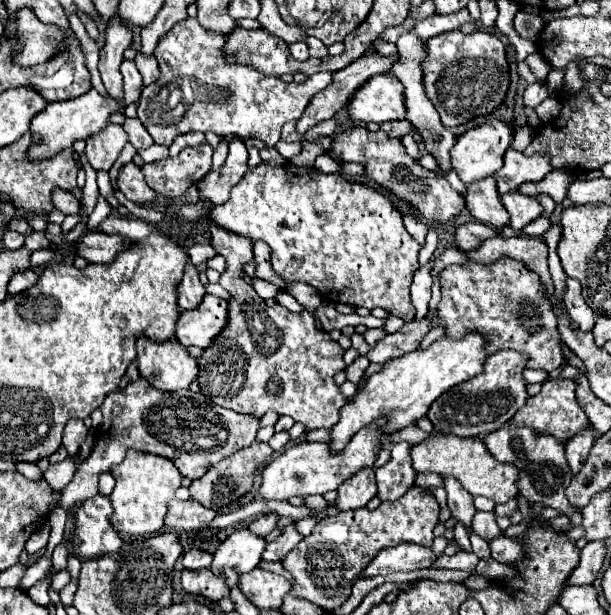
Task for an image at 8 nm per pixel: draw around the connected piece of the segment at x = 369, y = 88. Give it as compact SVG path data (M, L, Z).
M390 74L372 76L372 80L354 92L348 116L354 122L378 124L404 120L404 88Z

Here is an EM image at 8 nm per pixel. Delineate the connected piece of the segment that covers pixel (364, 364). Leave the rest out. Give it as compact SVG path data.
M360 356L354 364L350 364L348 368L346 368L346 376L348 376L348 380L350 382L354 382L354 384L358 384L360 382L360 378L364 376L364 370L368 368L368 358L366 356Z

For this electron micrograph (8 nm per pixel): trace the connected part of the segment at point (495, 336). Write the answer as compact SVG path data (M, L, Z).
M504 256L492 264L468 262L464 266L448 266L440 274L440 284L442 300L438 304L438 318L446 326L446 336L462 338L478 330L488 338L486 350L490 354L498 350L528 352L528 368L542 368L546 372L556 370L564 362L552 302L546 298L540 278L528 272L522 262Z

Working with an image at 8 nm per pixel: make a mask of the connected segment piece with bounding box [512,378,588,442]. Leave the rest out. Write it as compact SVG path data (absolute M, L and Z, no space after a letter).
M554 378L542 384L542 392L538 396L528 398L528 404L516 412L512 418L514 424L528 424L538 432L552 434L558 440L570 440L580 428L588 426L588 416L584 416L584 410L576 402L576 382L564 380L564 378Z

